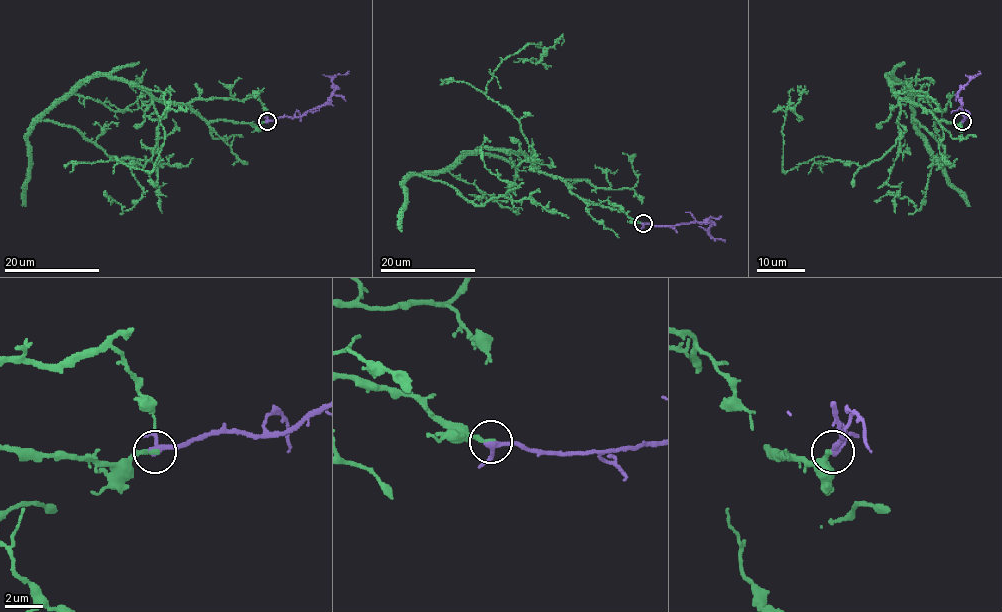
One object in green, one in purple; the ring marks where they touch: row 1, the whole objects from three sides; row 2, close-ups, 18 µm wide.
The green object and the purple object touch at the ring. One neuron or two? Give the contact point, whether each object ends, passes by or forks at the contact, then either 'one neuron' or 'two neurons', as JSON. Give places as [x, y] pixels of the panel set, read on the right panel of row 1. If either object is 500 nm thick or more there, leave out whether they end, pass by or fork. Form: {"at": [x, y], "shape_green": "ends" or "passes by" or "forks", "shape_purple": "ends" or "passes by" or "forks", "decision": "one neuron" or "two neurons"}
{"at": [962, 121], "shape_green": "ends", "shape_purple": "passes by", "decision": "one neuron"}

